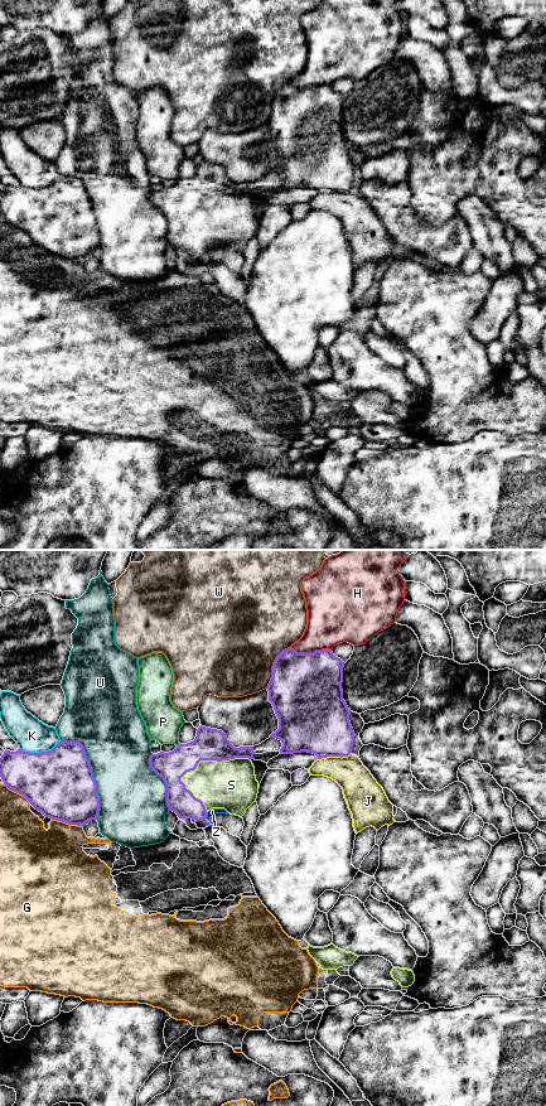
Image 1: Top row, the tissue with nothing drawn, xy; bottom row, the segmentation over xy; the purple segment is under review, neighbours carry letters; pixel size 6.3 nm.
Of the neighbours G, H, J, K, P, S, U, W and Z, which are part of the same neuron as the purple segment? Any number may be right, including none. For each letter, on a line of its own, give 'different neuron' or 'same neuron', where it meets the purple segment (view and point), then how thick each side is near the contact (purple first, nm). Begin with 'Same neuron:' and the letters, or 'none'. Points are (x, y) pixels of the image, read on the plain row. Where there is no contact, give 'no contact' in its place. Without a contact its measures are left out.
Same neuron: S
G: different neuron; contact xy (67, 257); calibres 440 and 400 nm
H: different neuron; contact xy (312, 88); calibres 460 and 300 nm
J: different neuron; contact xy (334, 191); calibres 400 and 220 nm
K: different neuron; contact xy (39, 188); calibres 440 and 220 nm
P: different neuron; contact xy (178, 179); calibres 200 and 220 nm
S: same neuron; contact xy (213, 194); calibres 200 and 320 nm
U: different neuron; contact xy (92, 207); calibres 440 and 420 nm
W: different neuron; contact xy (272, 101); calibres 440 and 500 nm
Z: different neuron; contact xy (206, 250); calibres 170 and 50 nm

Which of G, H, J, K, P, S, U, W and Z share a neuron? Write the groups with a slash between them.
G / H / J / K / P Z / S / U / W

